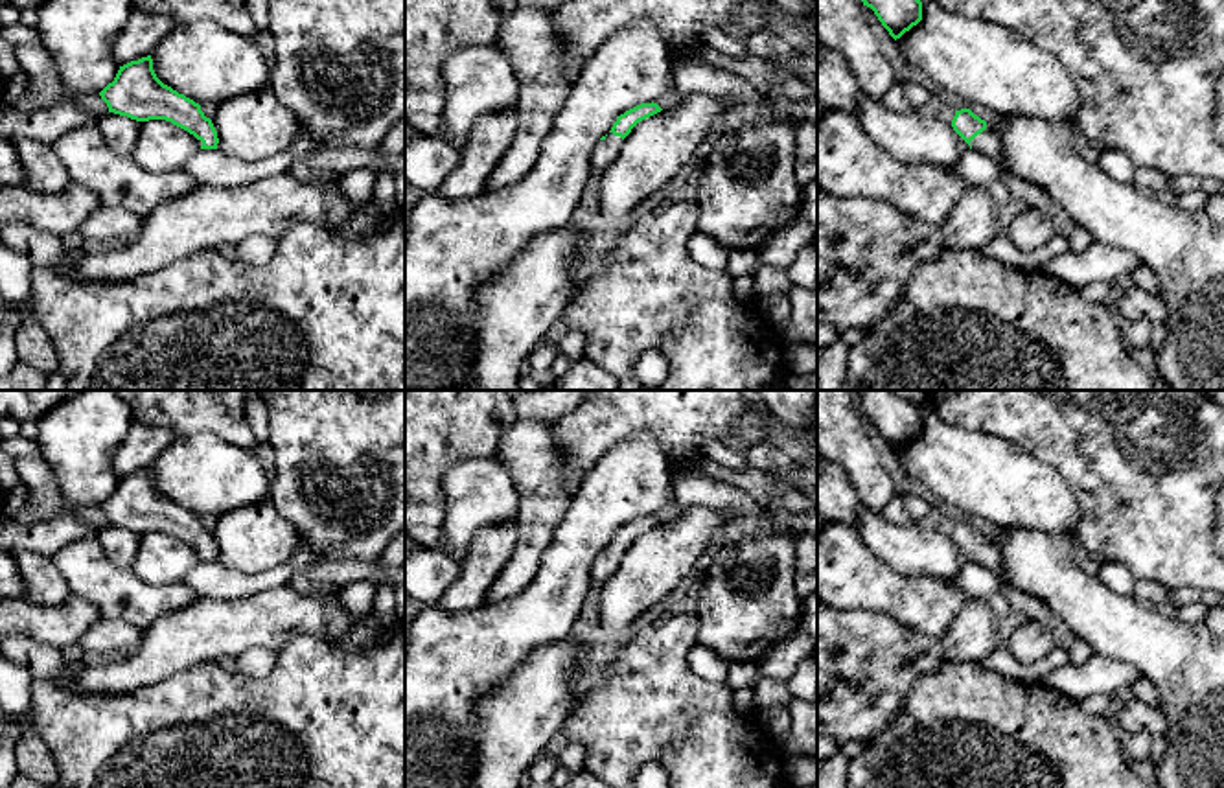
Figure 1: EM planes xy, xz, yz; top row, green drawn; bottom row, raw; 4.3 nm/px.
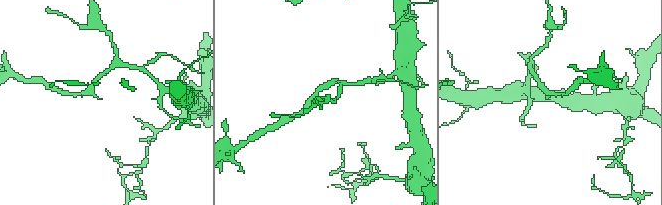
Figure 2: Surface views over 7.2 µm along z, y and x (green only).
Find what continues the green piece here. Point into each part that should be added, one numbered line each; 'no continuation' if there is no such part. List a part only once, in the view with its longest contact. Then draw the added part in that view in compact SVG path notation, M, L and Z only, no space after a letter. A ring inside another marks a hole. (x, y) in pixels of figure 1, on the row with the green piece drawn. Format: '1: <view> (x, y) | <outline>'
1: yz (989, 142) | M987 123L987 129L981 134L977 134L970 142L970 145L972 145L974 151L985 153L990 158L994 158L996 162L1003 155L1003 142L990 123Z

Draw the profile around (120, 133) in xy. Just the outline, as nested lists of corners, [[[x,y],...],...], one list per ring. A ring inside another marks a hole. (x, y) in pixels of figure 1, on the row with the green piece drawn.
[[[114,112],[98,118],[98,129],[103,140],[114,153],[121,156],[133,155],[140,133],[140,123],[142,122]]]

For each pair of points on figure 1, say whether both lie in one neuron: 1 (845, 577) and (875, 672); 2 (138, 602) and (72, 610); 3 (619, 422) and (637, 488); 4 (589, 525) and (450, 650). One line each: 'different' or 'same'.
1: different
2: different
3: different
4: same

